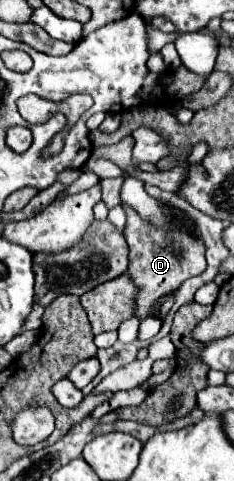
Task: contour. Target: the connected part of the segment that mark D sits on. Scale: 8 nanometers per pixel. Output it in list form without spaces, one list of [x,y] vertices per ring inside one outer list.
[[[121,204],[127,212],[127,224],[125,224],[125,240],[129,244],[129,278],[139,288],[139,294],[135,296],[135,316],[147,318],[155,316],[161,318],[161,308],[157,302],[177,290],[187,278],[199,276],[205,270],[205,244],[199,234],[185,234],[185,230],[161,230],[159,226],[153,226],[137,212],[125,204]]]

